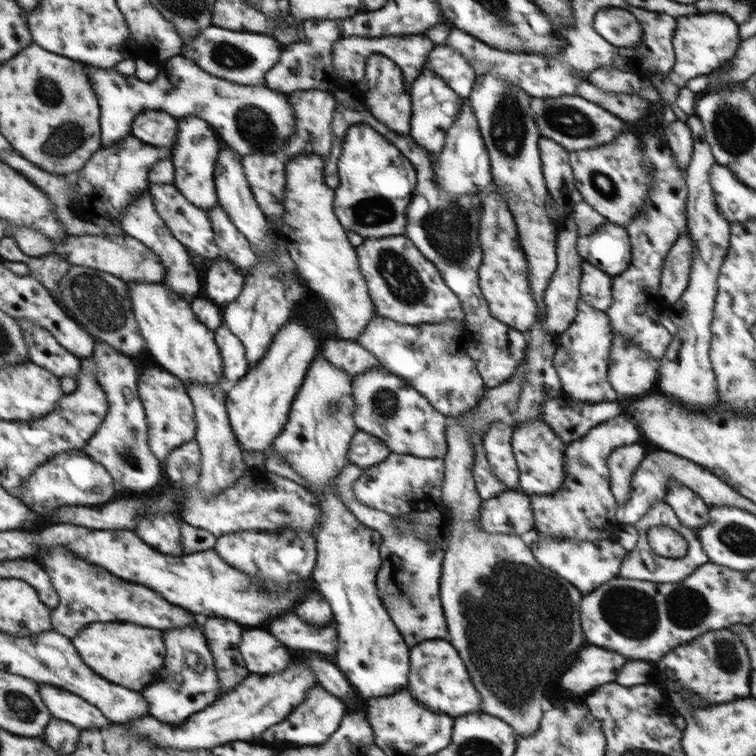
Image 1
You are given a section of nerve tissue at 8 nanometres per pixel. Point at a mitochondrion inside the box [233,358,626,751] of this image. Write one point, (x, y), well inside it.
(514, 594)

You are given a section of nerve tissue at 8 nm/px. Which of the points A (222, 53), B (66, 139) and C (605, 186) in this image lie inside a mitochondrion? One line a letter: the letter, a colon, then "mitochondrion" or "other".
A: mitochondrion
B: mitochondrion
C: mitochondrion

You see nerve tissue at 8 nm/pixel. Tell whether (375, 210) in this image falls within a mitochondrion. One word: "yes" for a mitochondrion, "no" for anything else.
yes

